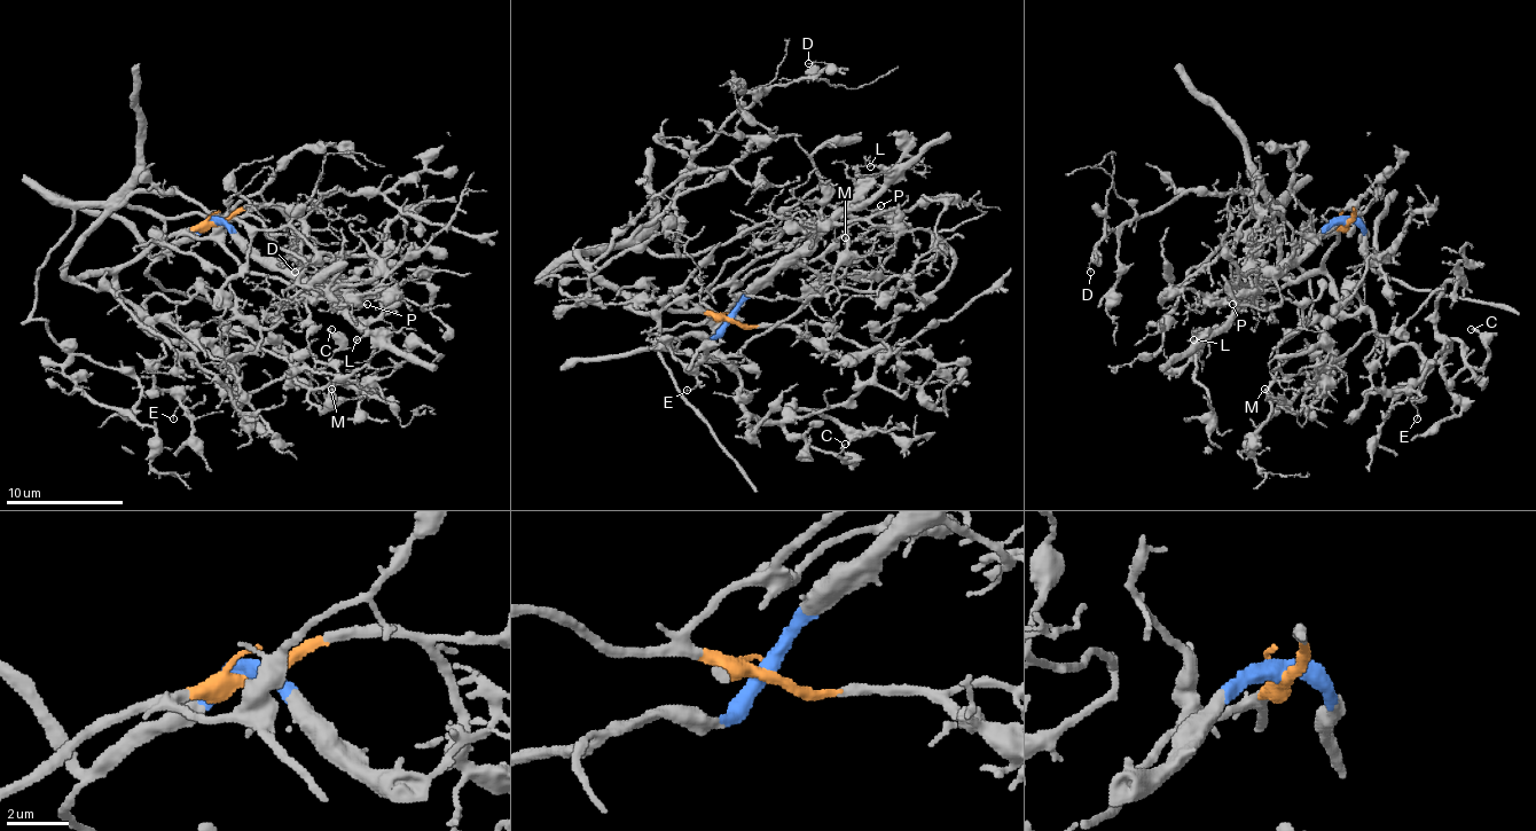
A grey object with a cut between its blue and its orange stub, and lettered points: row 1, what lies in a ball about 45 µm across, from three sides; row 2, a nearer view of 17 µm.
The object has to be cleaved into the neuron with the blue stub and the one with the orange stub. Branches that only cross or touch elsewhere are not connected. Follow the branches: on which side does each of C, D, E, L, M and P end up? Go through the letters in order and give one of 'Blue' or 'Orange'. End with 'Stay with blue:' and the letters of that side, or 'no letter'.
C: Orange
D: Orange
E: Orange
L: Blue
M: Orange
P: Blue
Stay with blue: L, P

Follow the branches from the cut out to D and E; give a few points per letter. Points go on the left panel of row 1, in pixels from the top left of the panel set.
D: (218, 219), (65, 275), (69, 255), (139, 193), (180, 190), (220, 217), (288, 226), (314, 255), (294, 272)
E: (218, 219), (159, 237), (118, 272), (118, 290), (162, 339), (154, 381), (182, 396), (174, 418)

